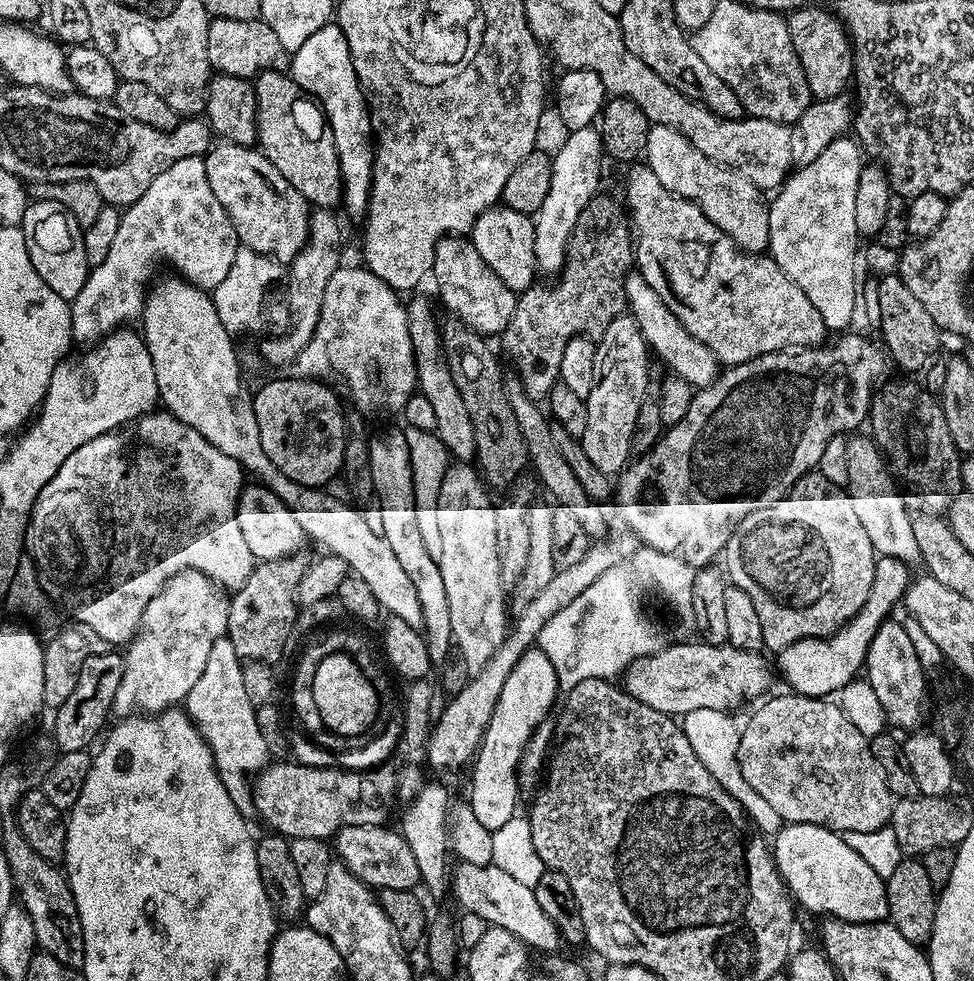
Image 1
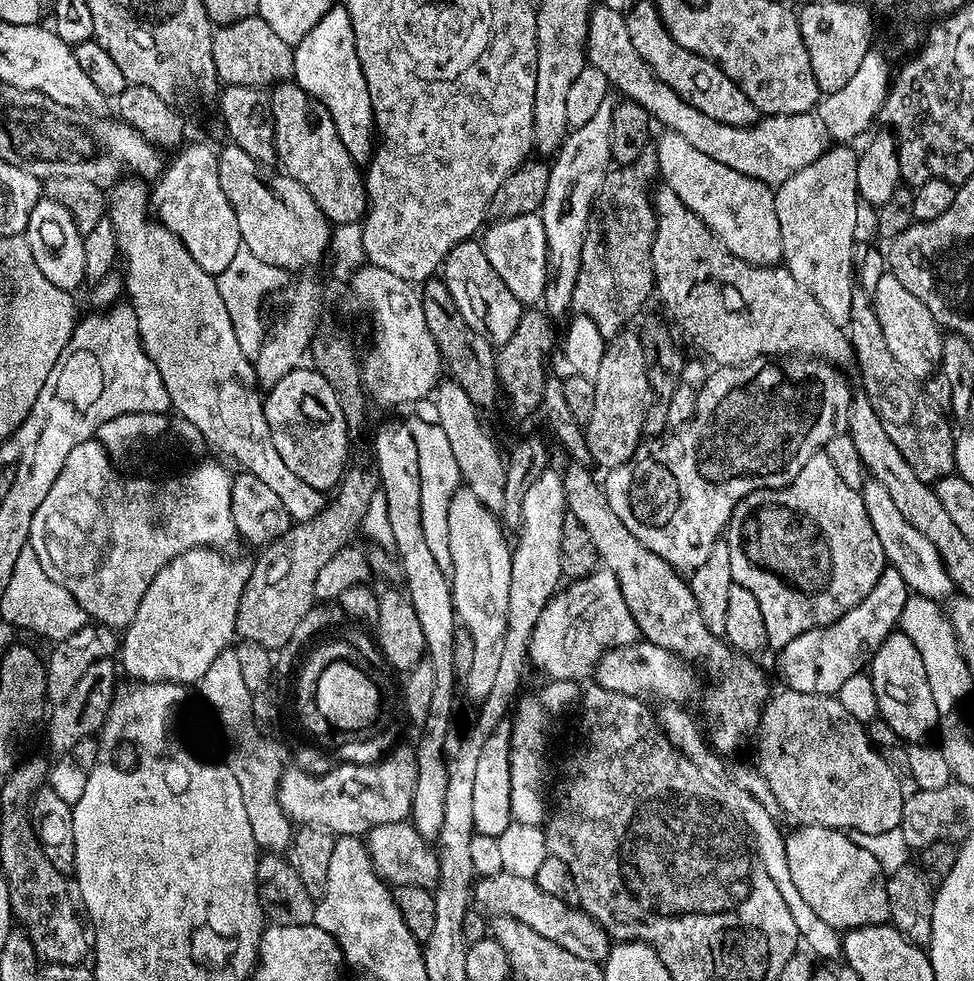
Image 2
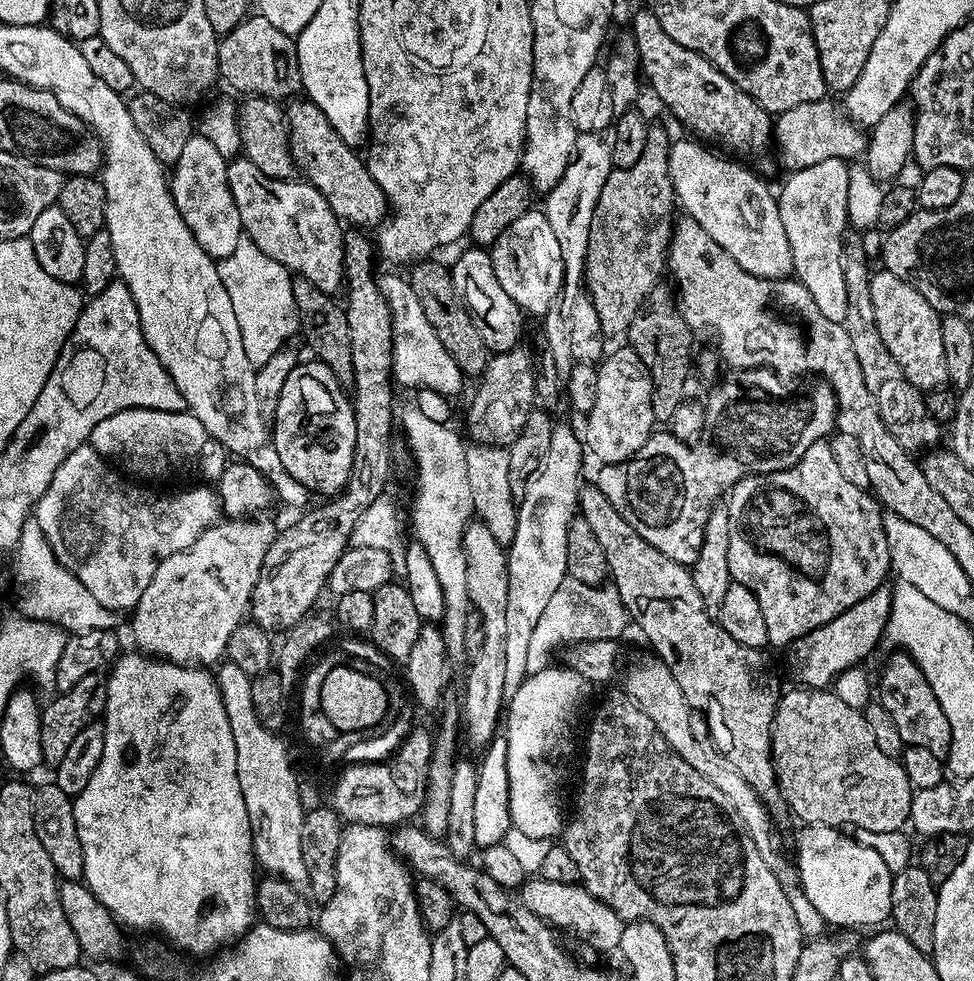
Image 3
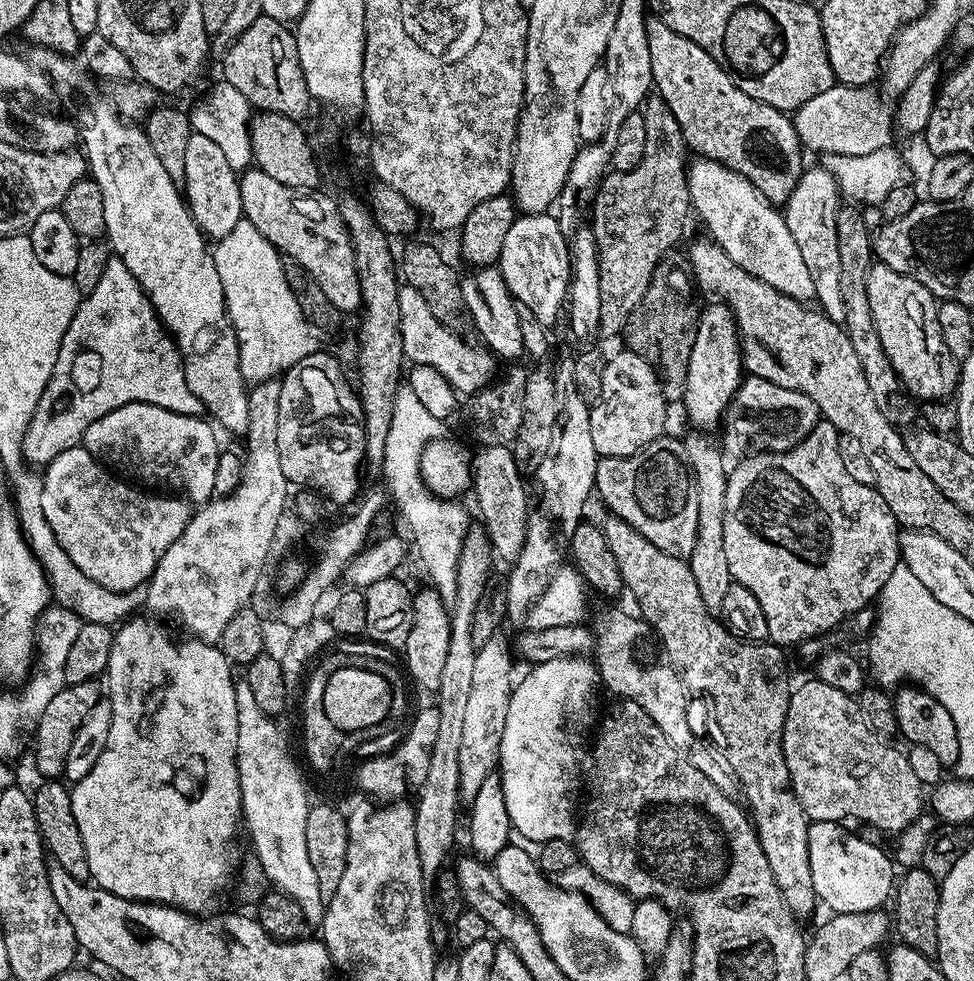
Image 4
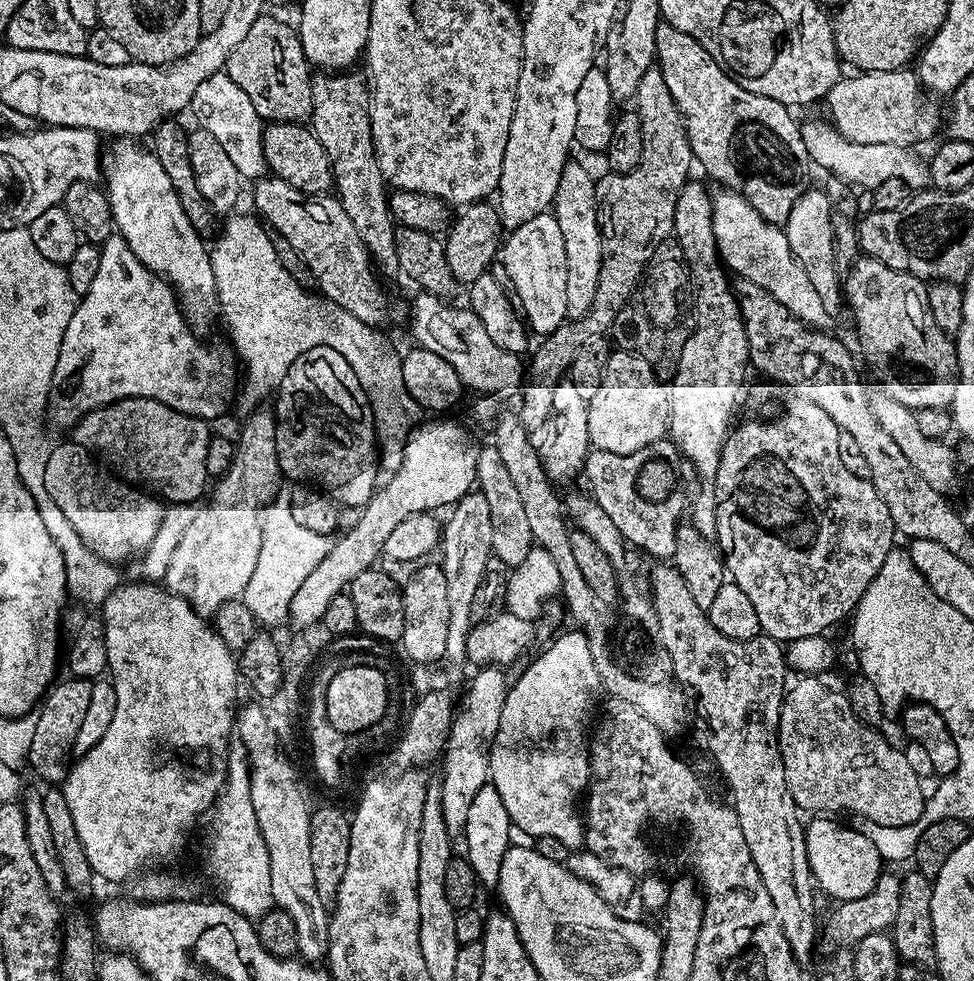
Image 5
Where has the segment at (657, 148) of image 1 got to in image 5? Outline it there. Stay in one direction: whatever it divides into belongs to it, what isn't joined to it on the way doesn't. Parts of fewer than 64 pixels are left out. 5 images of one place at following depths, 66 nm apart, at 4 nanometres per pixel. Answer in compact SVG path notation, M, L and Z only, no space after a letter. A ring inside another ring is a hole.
M720 190L712 201L712 221L716 239L721 247L728 250L733 266L748 276L747 283L769 292L773 298L786 306L805 326L813 329L831 329L832 316L829 305L819 296L814 283L791 250L783 227L771 224L739 192Z

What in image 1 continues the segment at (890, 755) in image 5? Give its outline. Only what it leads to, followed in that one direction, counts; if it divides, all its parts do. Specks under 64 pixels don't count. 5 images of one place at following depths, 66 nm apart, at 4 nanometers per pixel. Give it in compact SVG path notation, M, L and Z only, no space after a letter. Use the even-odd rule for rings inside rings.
M787 695L765 699L748 725L743 725L736 755L742 778L778 810L781 821L789 824L813 824L841 834L885 827L892 819L894 797L882 766L874 758L869 737L858 732L839 703L828 698Z

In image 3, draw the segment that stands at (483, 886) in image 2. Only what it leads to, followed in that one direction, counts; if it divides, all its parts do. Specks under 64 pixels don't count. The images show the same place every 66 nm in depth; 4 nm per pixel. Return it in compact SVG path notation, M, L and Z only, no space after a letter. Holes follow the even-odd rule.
M539 878L525 879L518 888L518 899L539 919L573 932L580 940L585 940L592 948L600 952L619 949L625 921L610 906L591 896L579 883L563 884ZM520 892L520 893L519 893ZM557 924L557 925L556 925Z

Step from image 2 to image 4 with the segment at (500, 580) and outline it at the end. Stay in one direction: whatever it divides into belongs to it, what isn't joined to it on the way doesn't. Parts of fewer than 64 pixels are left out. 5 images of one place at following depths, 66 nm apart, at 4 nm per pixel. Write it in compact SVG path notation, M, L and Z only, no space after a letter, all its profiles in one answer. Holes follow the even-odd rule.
M503 634L491 636L485 644L479 645L476 653L474 690L470 690L470 699L466 702L466 719L462 725L462 750L458 750L460 798L464 802L471 802L478 790L484 787L485 781L498 768L499 744L502 742L502 730L506 730L506 712L514 689L511 655L513 656L510 640Z

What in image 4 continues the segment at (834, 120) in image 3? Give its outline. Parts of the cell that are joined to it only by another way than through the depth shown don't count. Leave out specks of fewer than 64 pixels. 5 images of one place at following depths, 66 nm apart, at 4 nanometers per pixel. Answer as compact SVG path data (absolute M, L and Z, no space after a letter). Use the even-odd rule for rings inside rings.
M833 83L830 90L822 90L810 102L796 109L794 123L801 145L809 153L838 155L873 154L893 142L894 108L871 87L851 88L849 84Z

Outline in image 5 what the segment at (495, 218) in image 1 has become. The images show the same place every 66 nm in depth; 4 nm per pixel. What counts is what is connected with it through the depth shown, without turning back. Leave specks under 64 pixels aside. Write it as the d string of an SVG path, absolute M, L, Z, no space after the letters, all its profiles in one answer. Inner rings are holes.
M555 215L535 216L530 218L530 222L513 229L502 244L502 263L508 270L510 288L511 286L513 288L511 291L531 331L541 332L540 336L544 338L558 331L560 326L569 319L570 271L564 234L558 226Z

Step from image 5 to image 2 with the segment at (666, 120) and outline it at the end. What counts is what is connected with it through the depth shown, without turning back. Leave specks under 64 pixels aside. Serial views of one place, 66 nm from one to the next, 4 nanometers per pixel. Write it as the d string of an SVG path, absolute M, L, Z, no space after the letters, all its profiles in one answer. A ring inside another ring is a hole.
M649 146L645 152L638 154L633 164L622 164L609 171L591 206L582 242L581 264L574 283L572 308L581 316L589 316L598 330L602 330L605 341L613 340L625 331L631 325L628 323L639 314L640 307L647 302L648 295L651 297L654 292L652 243L656 233L656 210L650 189L653 187L652 179L657 179L659 171L655 147Z

